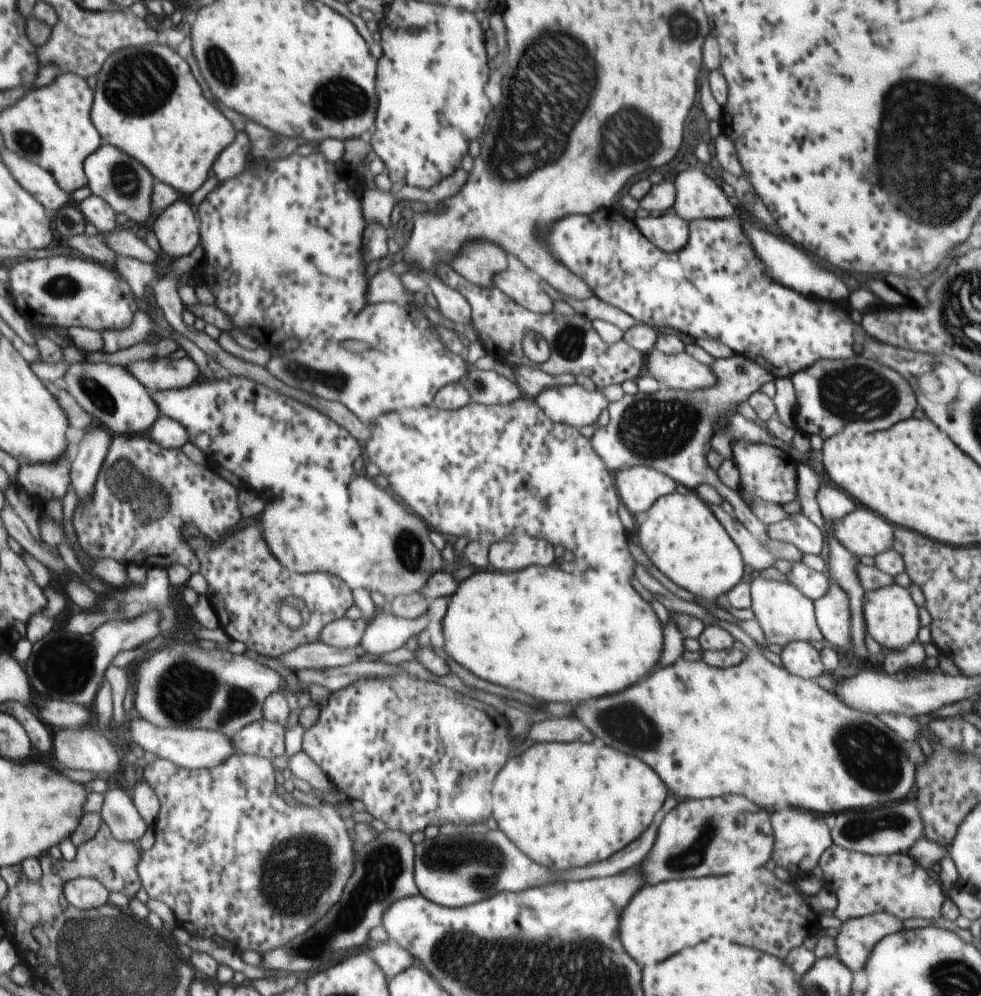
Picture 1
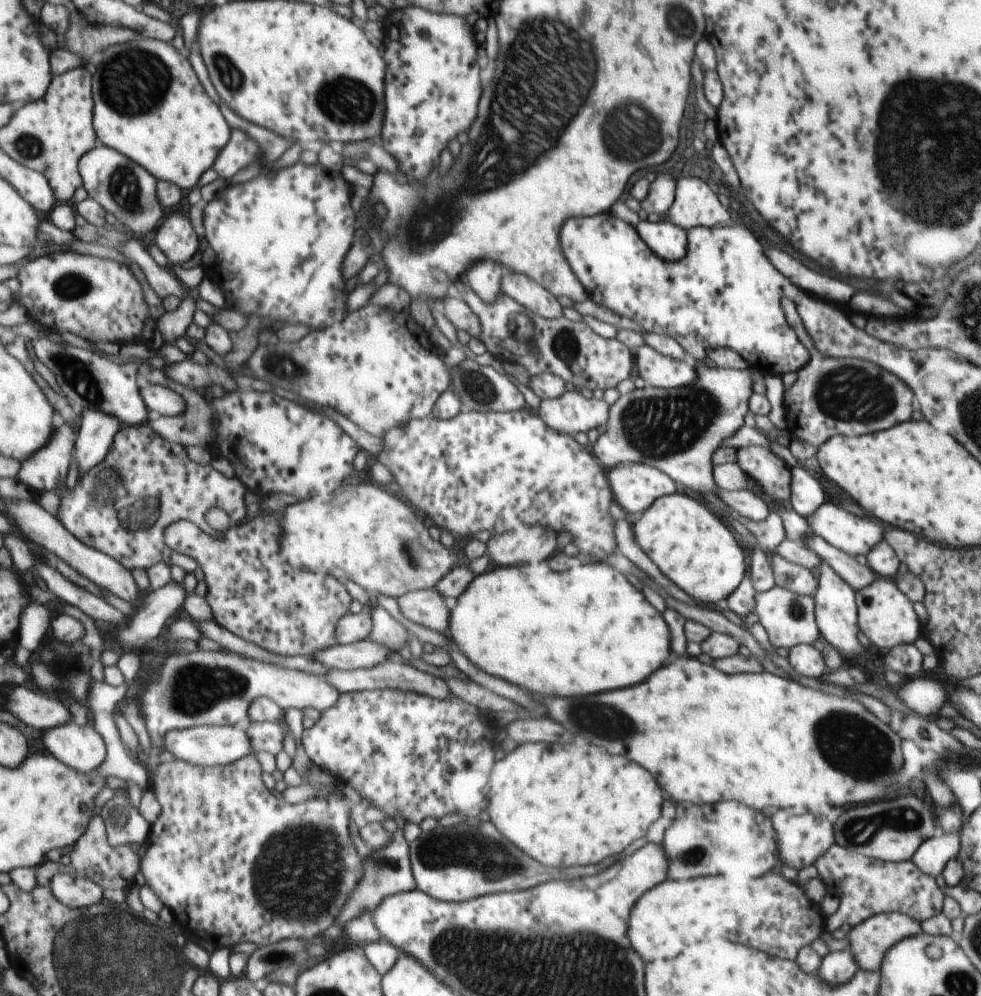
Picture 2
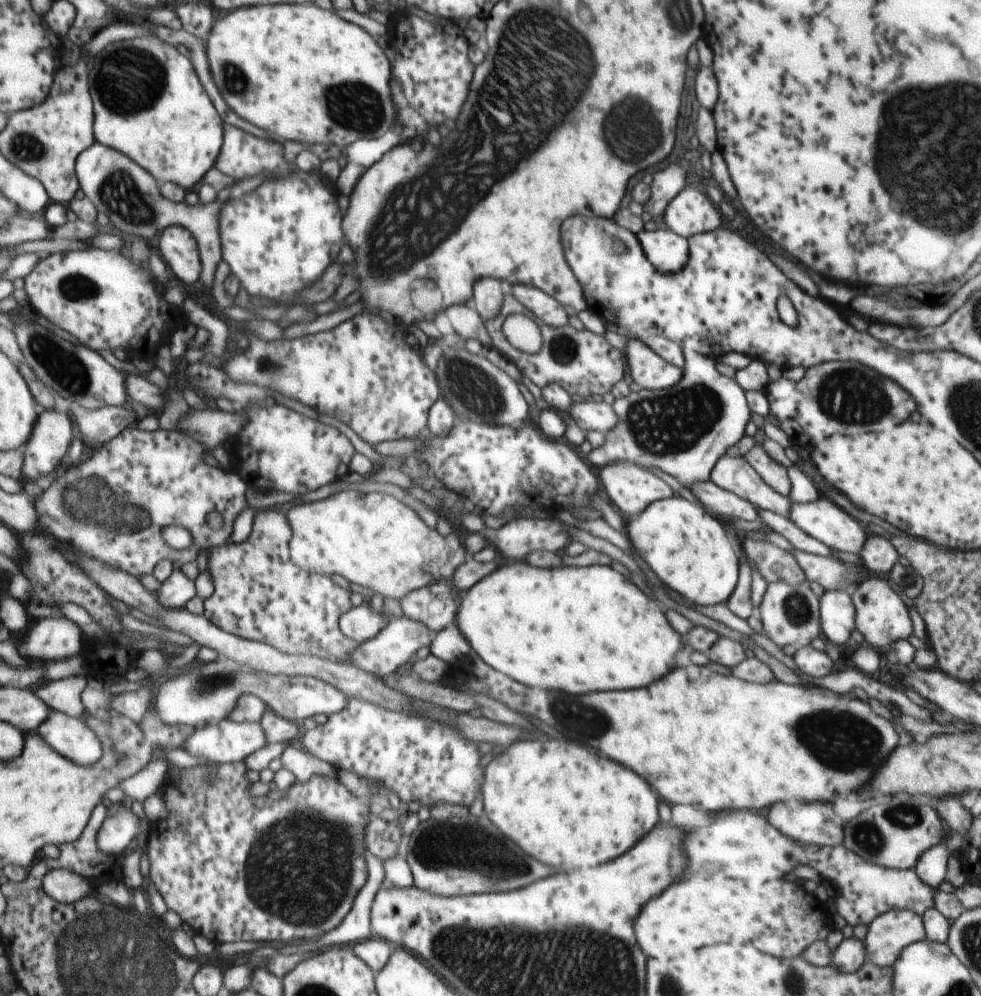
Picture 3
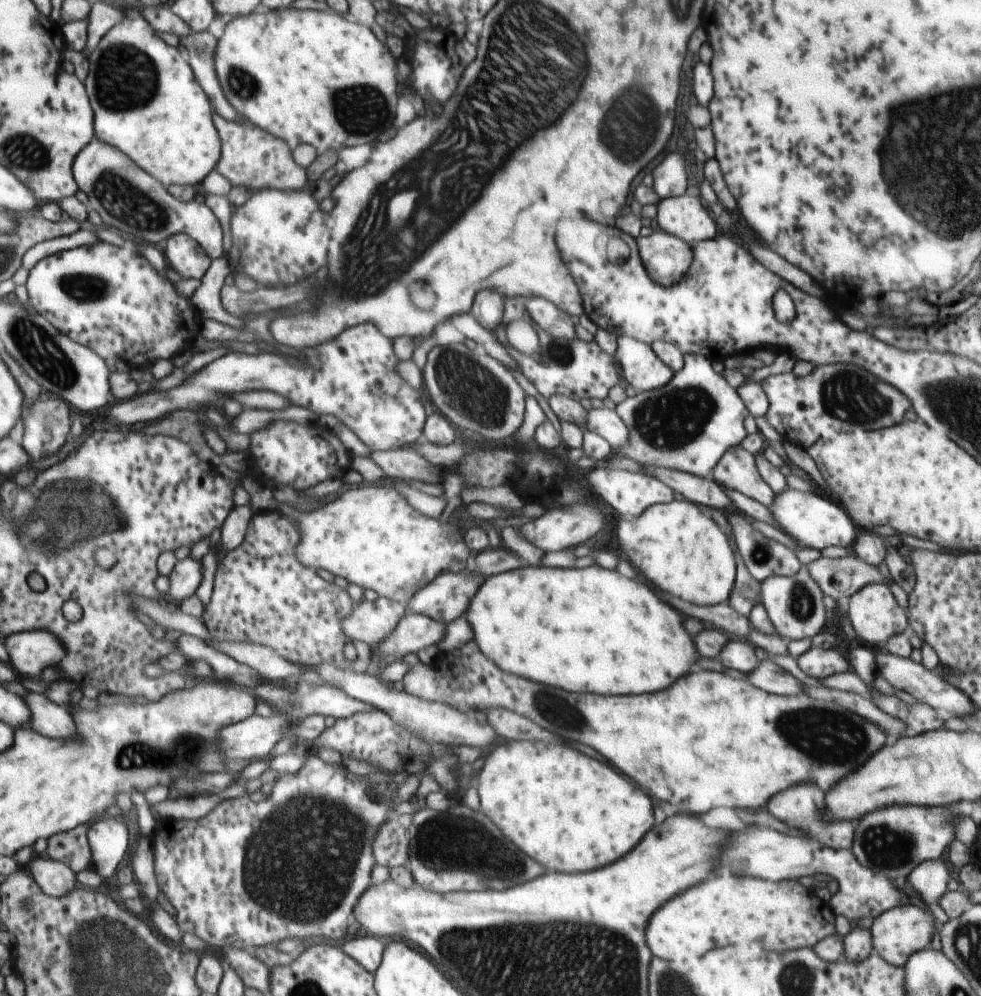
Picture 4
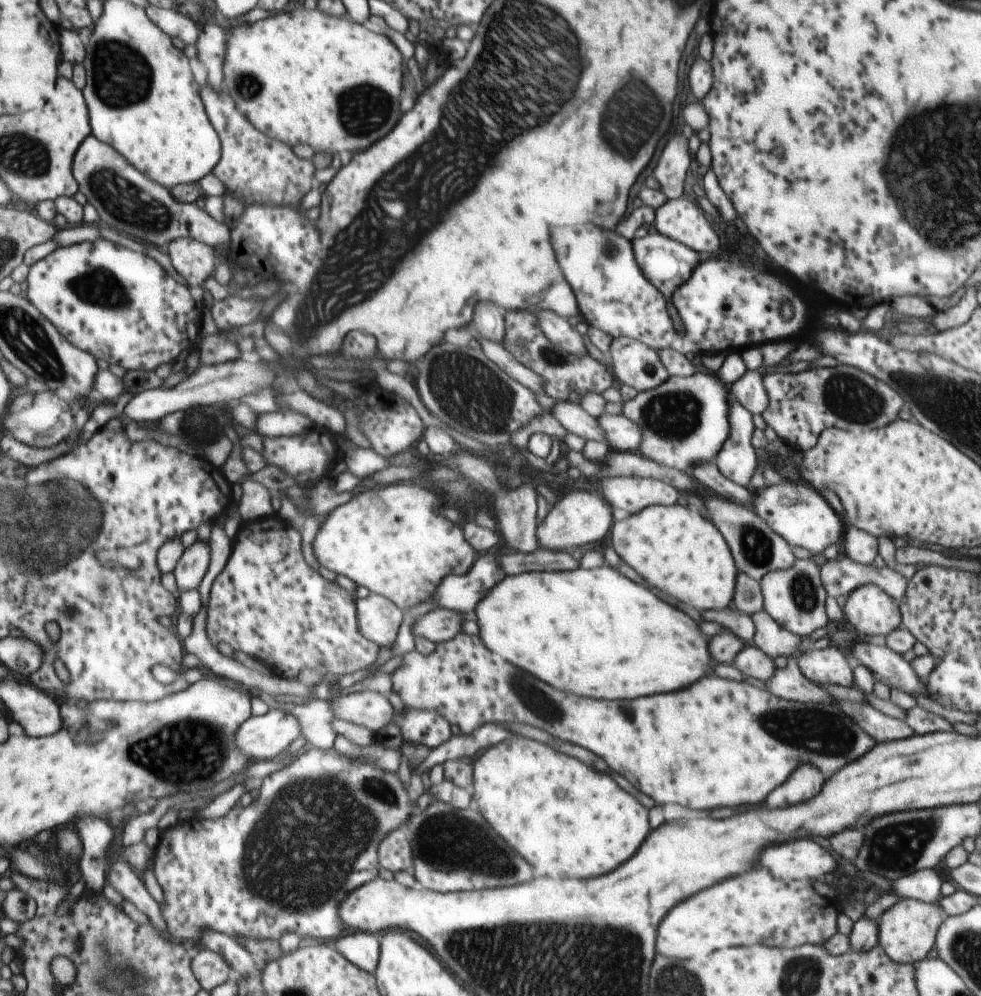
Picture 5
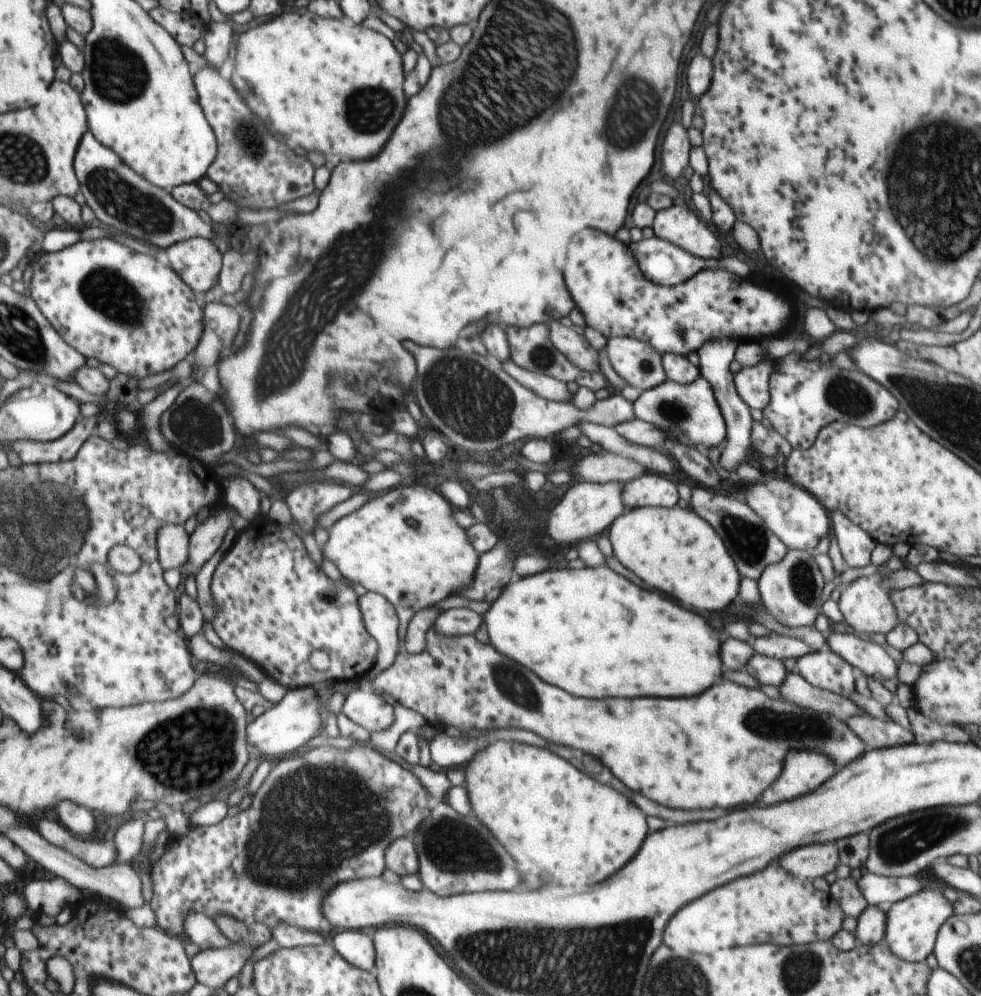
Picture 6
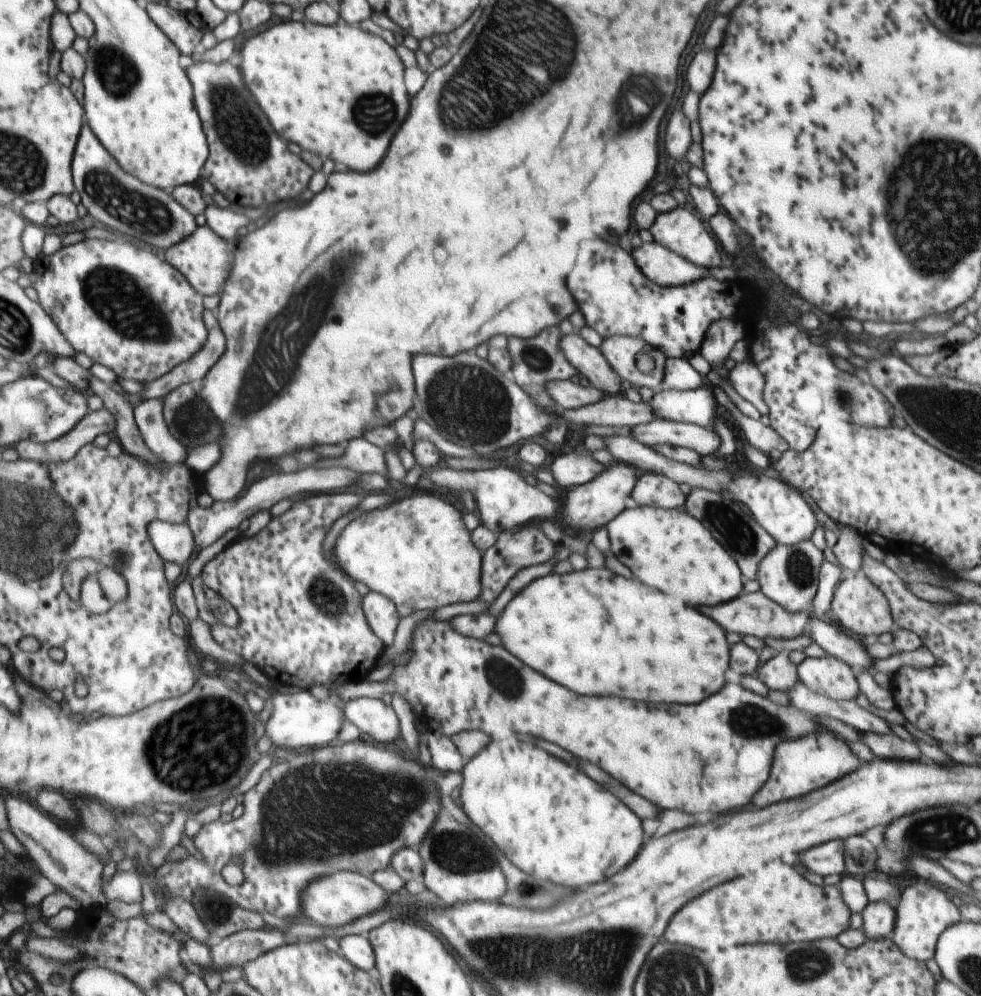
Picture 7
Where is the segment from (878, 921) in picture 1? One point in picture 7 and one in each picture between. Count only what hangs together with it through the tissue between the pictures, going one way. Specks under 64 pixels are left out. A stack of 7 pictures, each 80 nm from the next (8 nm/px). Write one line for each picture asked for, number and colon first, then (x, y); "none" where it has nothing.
2: (869, 940)
3: (887, 934)
4: (897, 933)
5: (906, 930)
6: (912, 924)
7: (922, 912)

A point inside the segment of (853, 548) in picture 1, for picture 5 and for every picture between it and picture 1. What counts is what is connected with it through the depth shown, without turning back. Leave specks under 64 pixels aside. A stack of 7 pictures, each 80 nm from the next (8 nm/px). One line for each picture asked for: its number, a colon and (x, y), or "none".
2: (850, 533)
3: (822, 520)
4: (814, 521)
5: (801, 517)

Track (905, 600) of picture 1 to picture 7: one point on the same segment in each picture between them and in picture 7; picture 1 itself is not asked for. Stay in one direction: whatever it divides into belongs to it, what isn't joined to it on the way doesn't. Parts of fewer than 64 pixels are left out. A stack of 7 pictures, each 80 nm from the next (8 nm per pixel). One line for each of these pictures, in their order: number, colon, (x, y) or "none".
2: (885, 617)
3: (880, 616)
4: (874, 616)
5: (868, 609)
6: (864, 607)
7: (860, 610)

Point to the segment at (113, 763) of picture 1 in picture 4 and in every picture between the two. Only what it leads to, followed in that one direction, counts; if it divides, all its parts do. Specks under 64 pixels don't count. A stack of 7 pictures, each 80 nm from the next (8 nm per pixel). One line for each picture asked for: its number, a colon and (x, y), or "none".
2: (80, 746)
3: (73, 738)
4: (49, 719)

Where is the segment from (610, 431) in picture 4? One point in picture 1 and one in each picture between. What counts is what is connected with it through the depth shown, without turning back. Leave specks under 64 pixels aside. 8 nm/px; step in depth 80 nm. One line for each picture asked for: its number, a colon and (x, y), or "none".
1: (576, 405)
2: (572, 412)
3: (589, 415)

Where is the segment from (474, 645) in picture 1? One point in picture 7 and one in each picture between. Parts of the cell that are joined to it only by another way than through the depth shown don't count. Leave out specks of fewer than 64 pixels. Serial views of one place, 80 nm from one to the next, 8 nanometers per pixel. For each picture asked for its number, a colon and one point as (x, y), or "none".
2: (584, 631)
3: (576, 629)
4: (590, 630)
5: (592, 632)
6: (589, 631)
7: (573, 627)

